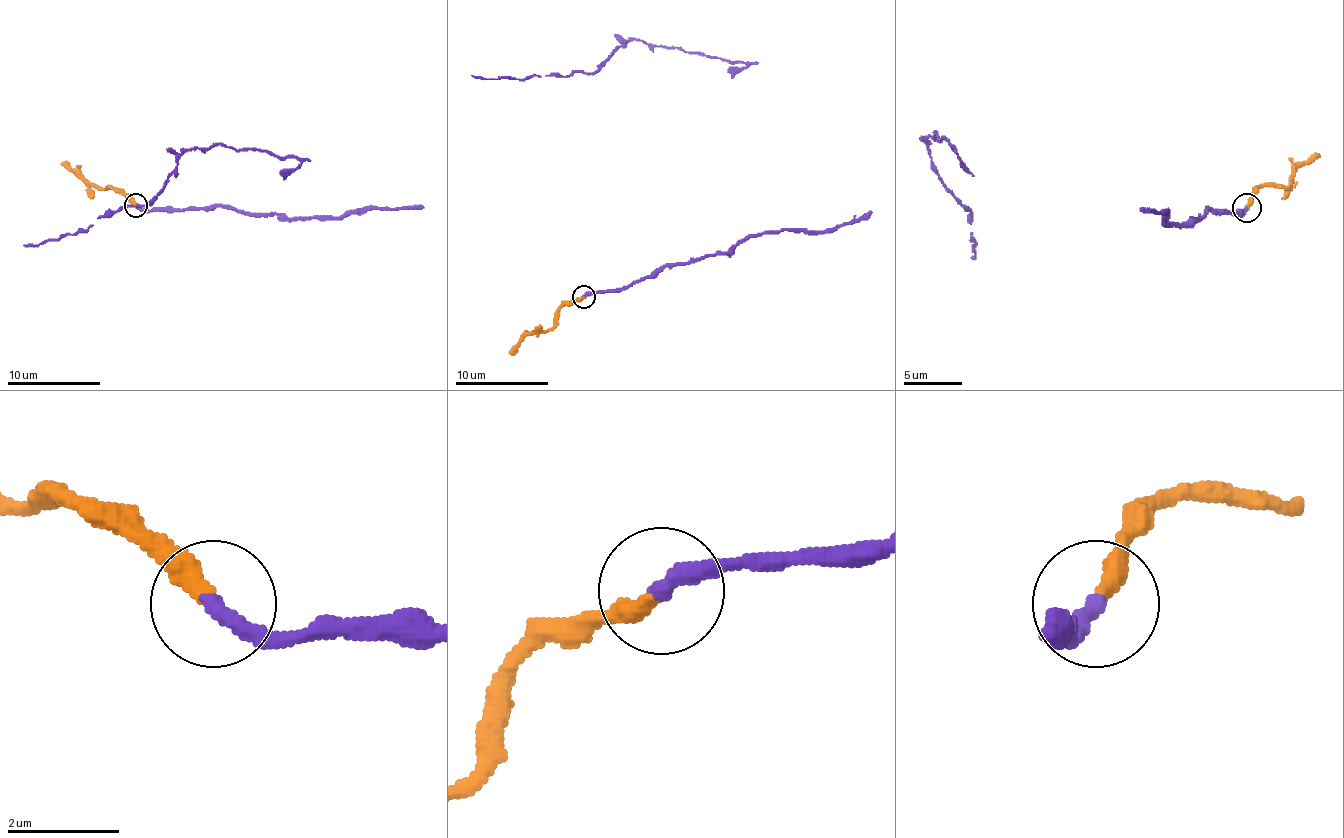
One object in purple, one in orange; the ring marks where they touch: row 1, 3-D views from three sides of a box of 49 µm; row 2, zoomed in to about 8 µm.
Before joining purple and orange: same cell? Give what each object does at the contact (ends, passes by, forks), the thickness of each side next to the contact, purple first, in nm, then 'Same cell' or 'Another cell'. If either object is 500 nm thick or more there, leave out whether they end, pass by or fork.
At the ring purple ends. At the ring orange ends. Thickness 360 nm (purple) against 360 nm. Same cell

